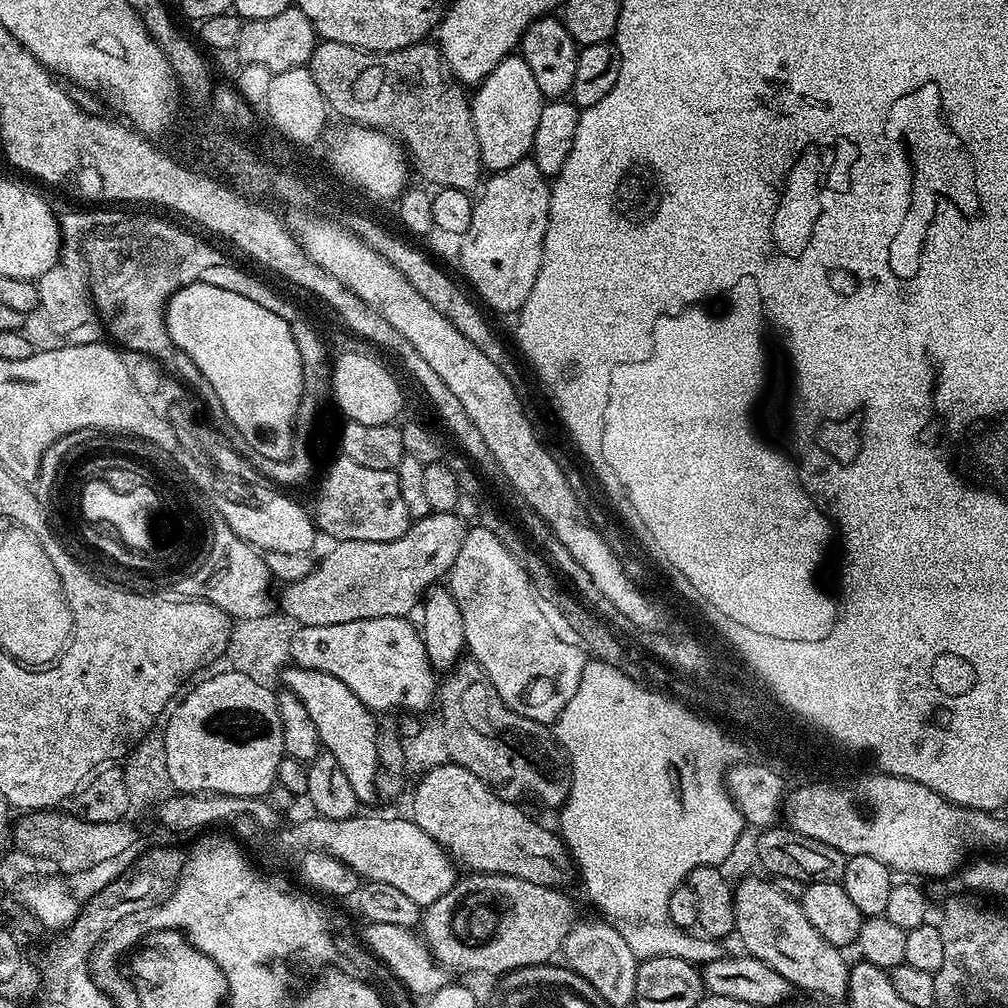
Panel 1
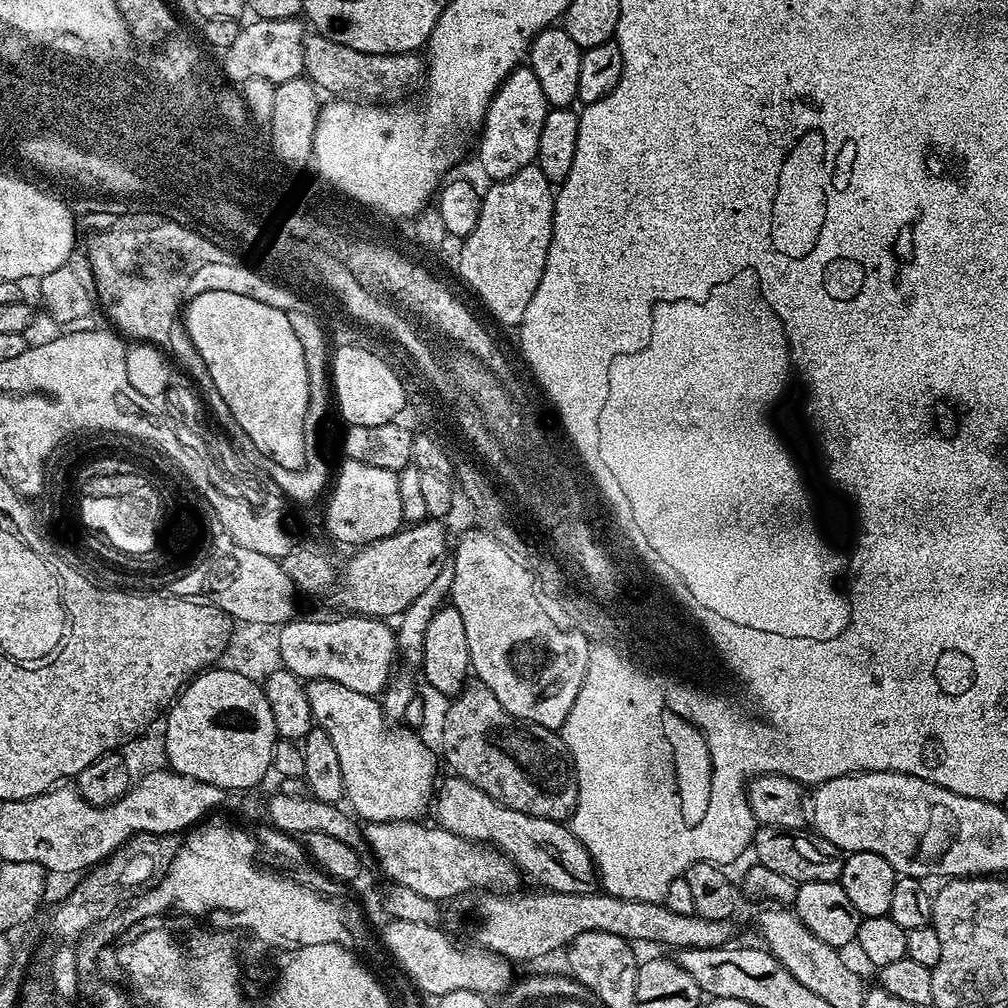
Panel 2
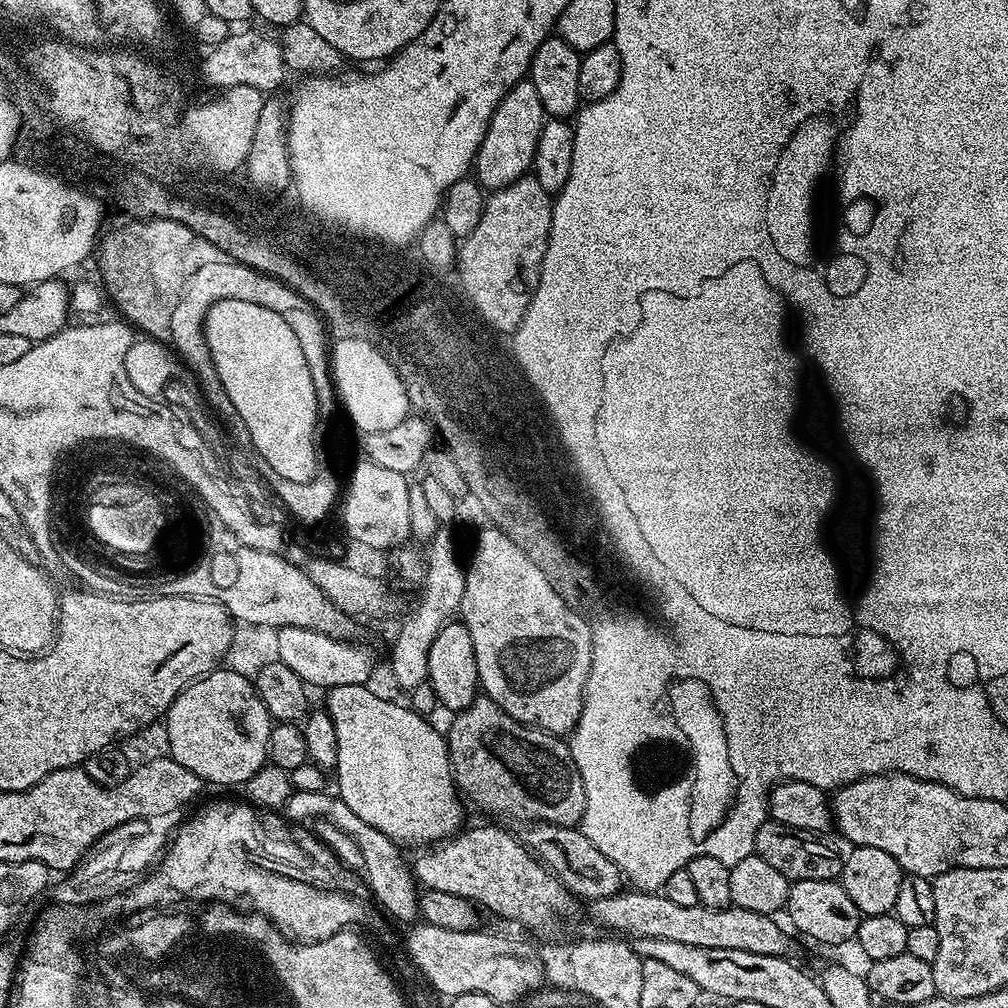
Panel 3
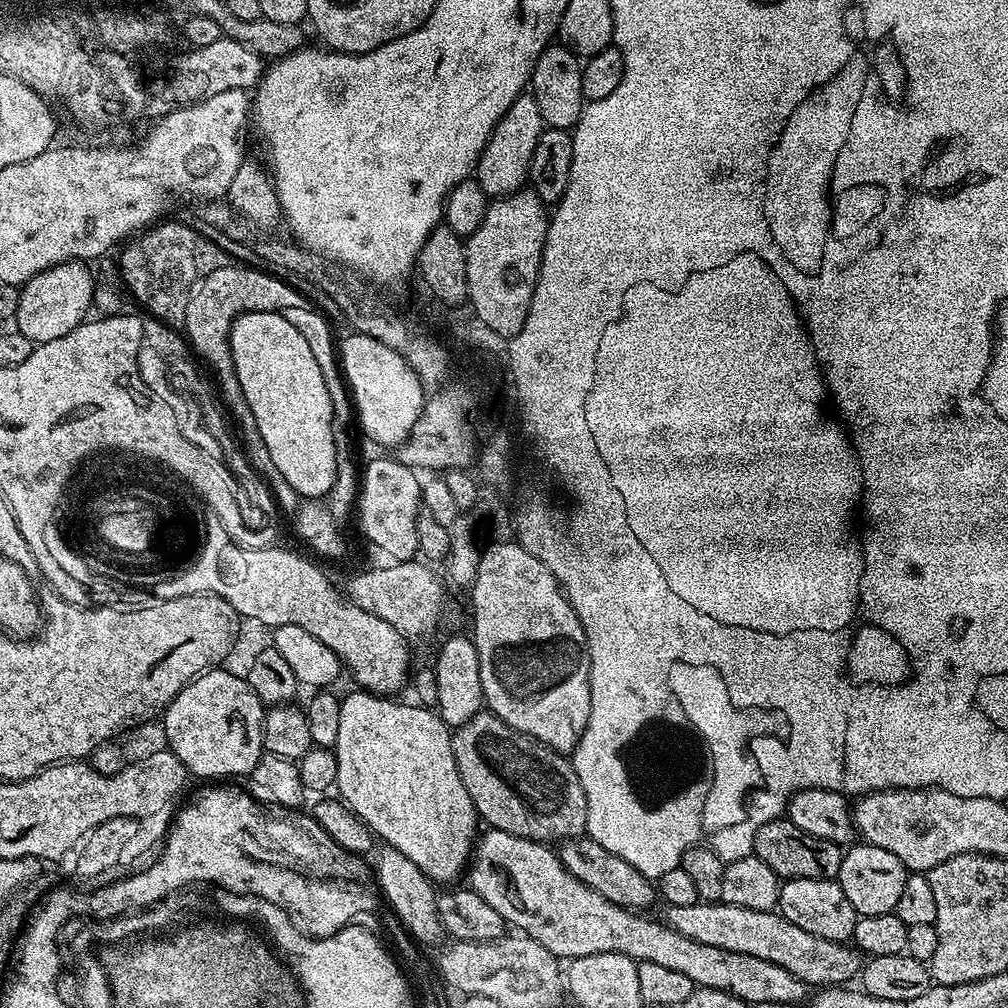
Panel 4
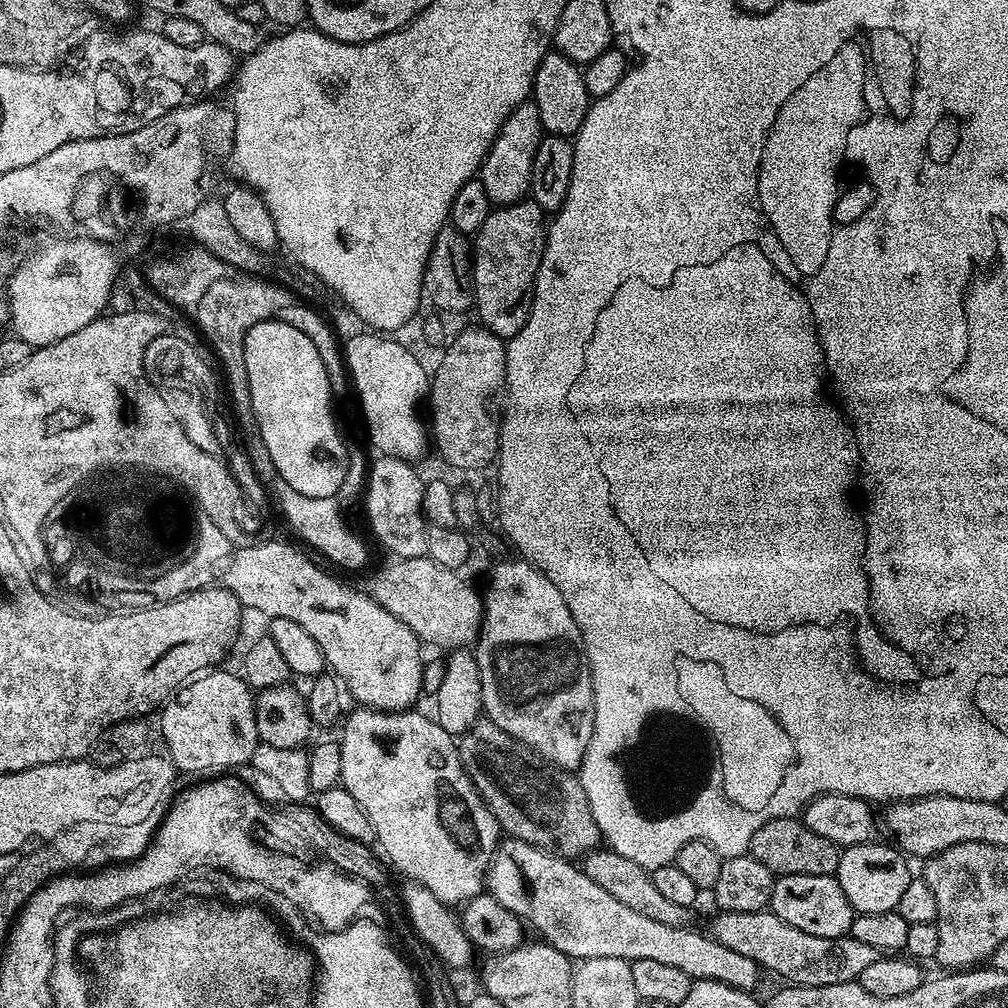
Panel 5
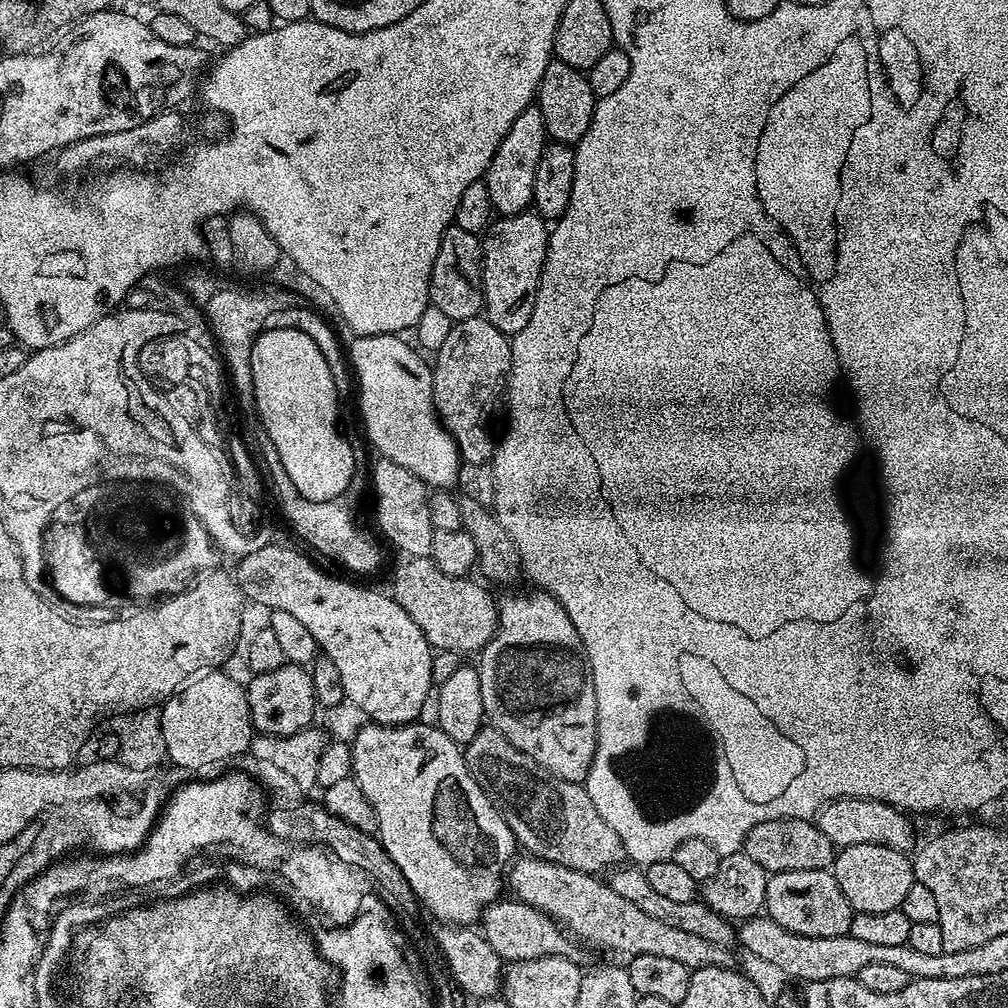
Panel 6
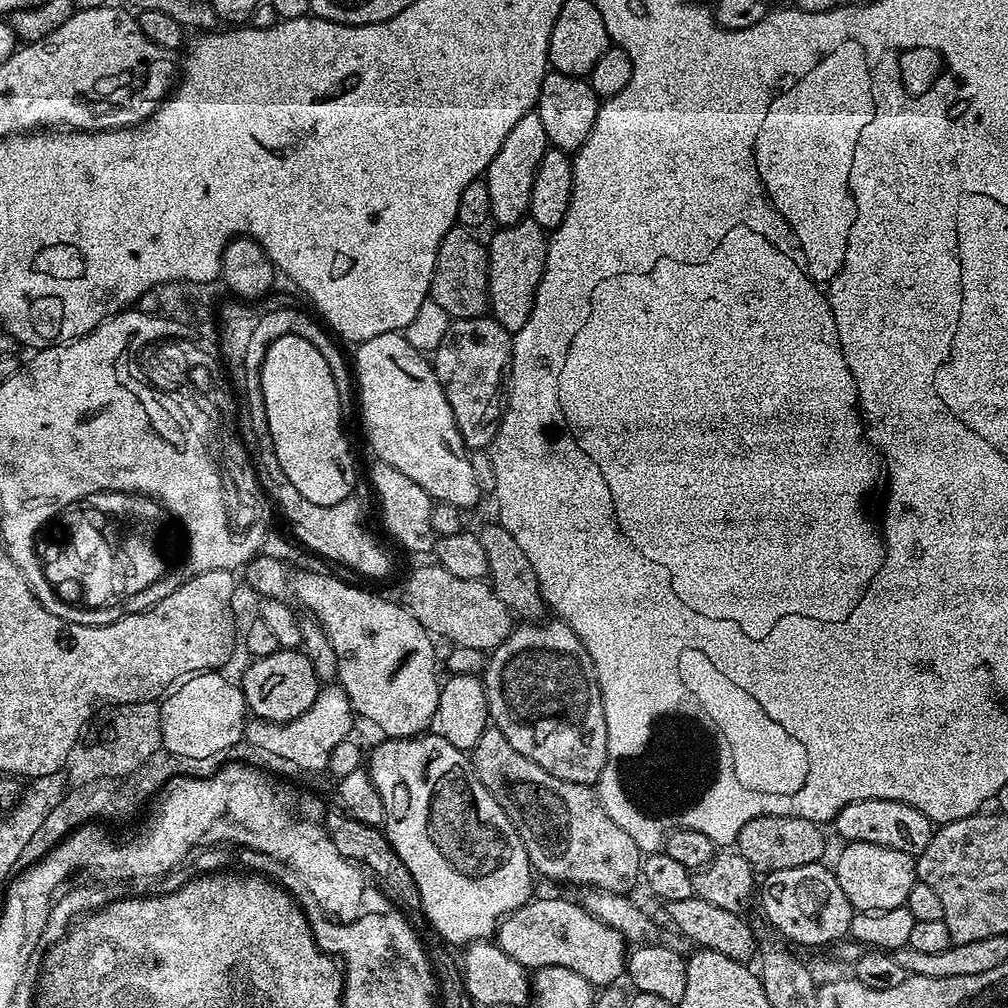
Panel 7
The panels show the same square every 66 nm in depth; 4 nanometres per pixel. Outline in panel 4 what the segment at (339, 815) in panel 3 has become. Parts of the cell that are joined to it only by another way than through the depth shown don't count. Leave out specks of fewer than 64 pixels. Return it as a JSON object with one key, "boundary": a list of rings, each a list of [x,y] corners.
{"boundary":[[[387,846],[381,849],[380,853],[375,853],[376,864],[374,860],[374,884],[379,889],[379,895],[385,901],[388,899],[387,907],[401,920],[402,926],[412,935],[413,940],[424,946],[434,943],[442,936],[442,929],[436,909],[438,892],[433,881],[422,870],[418,870],[418,866],[414,866],[414,862],[406,858],[406,854]]]}

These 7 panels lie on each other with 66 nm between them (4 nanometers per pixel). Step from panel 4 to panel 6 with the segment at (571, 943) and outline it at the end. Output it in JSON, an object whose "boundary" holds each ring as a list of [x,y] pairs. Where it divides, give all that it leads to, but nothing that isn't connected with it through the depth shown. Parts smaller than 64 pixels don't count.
{"boundary":[[[524,854],[513,859],[506,873],[506,884],[510,892],[512,888],[511,895],[521,904],[542,910],[577,941],[585,940],[596,948],[625,952],[628,958],[638,954],[659,954],[665,958],[675,958],[682,962],[682,966],[693,970],[706,966],[733,967],[733,953],[729,949],[714,946],[714,942],[706,942],[686,930],[677,930],[666,922],[658,922],[658,918],[650,918],[650,914],[638,910],[634,902],[614,894],[614,890],[610,890],[608,883],[599,875],[570,870],[566,866]]]}

